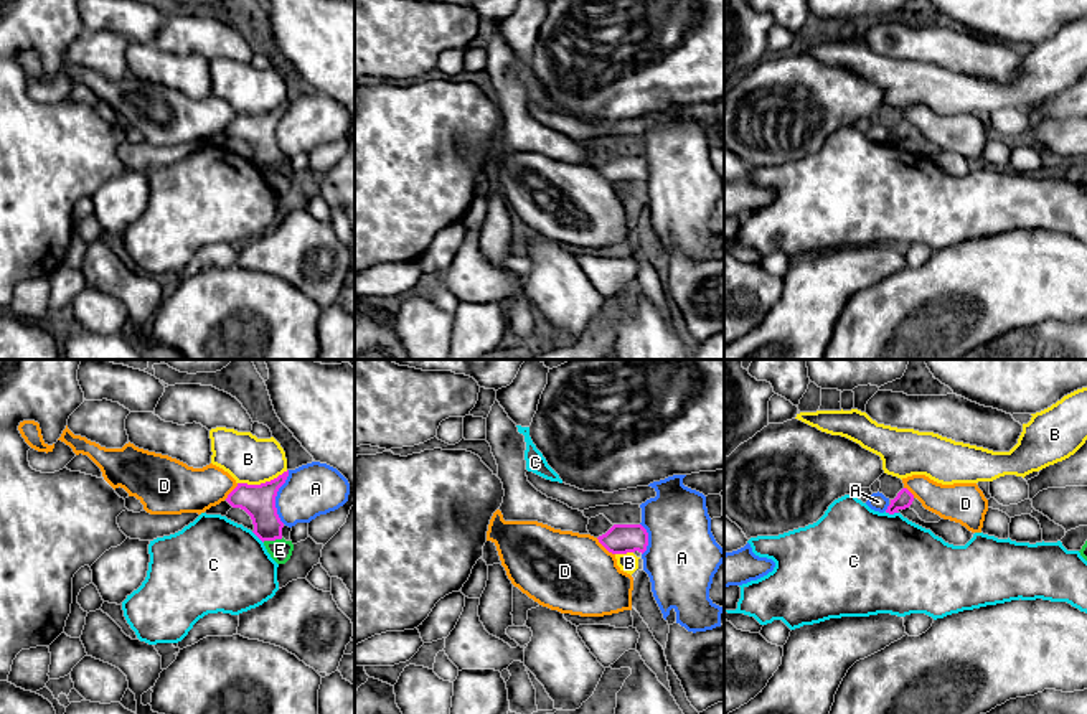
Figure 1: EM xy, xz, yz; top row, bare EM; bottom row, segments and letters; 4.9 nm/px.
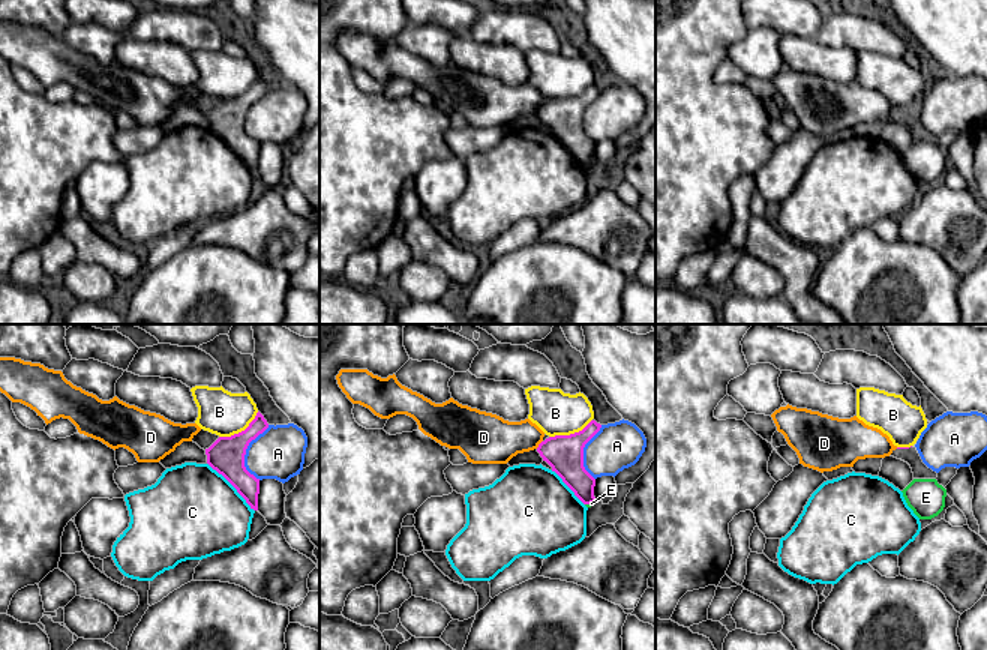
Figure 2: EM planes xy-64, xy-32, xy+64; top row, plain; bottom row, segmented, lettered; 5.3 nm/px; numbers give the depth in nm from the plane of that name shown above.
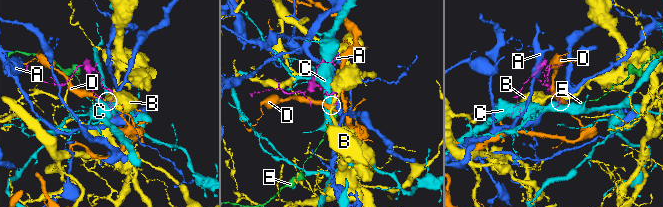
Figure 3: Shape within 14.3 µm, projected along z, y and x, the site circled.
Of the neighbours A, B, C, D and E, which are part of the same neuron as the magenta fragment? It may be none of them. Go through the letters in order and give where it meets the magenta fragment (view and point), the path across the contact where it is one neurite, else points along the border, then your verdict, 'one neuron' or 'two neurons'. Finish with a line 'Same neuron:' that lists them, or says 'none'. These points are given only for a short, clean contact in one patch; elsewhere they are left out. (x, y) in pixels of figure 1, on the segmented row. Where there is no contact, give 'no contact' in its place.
A: xy (276, 495) | two neurons
B: xy (263, 483) | two neurons
C: yz (891, 513) | two neurons
D: xz (606, 548) | along xz (596, 538), (614, 554) | two neurons
E: xy (272, 540) | along xy (282, 538), (263, 541) | two neurons
Same neuron: none

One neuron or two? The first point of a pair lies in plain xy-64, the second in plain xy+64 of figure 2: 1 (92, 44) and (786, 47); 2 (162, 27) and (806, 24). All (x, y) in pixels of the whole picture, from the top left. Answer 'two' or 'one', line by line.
1: two
2: two

